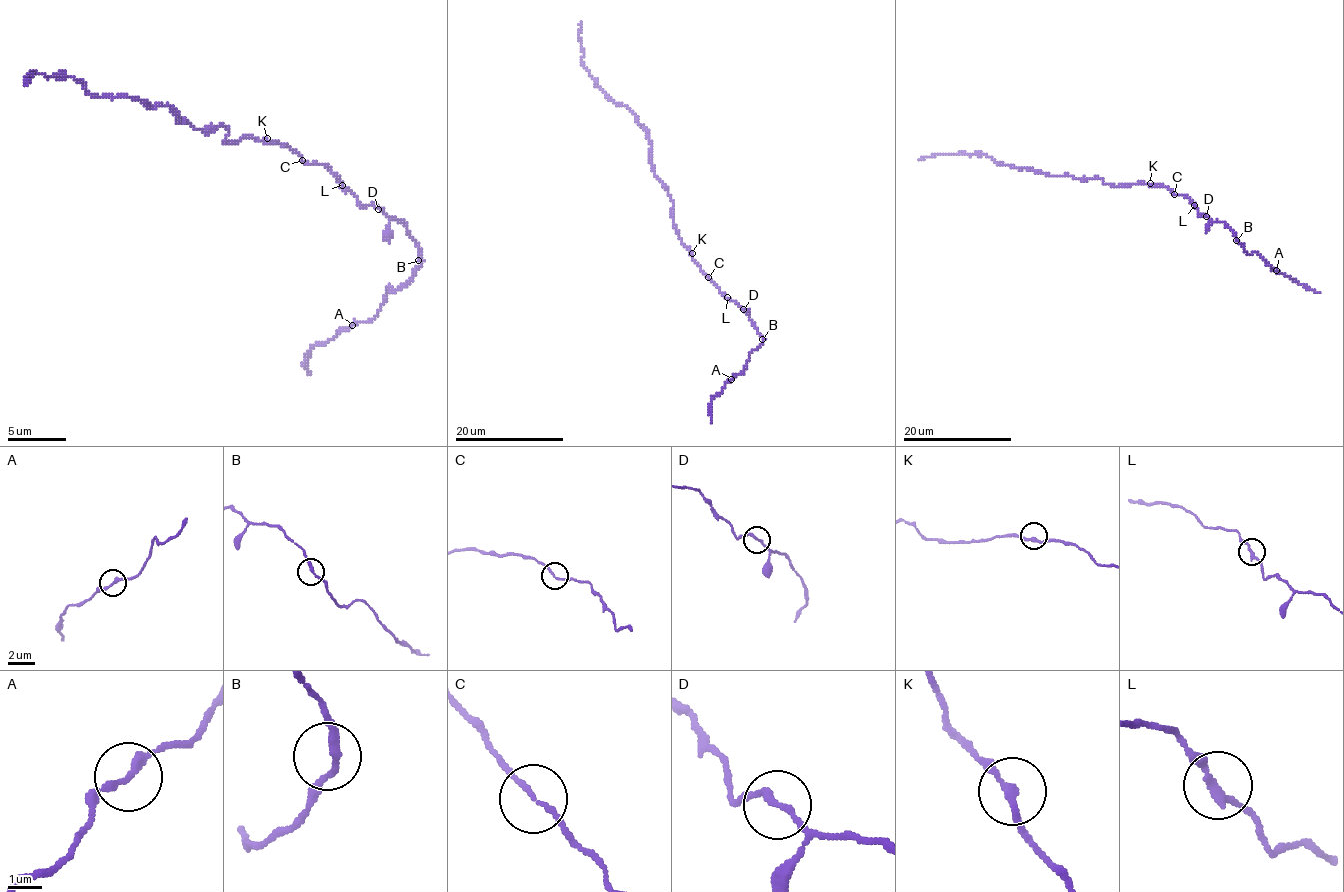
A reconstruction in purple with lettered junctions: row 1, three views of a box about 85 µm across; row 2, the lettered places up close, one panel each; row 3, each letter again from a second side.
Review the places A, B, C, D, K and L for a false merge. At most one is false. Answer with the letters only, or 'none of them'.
A

